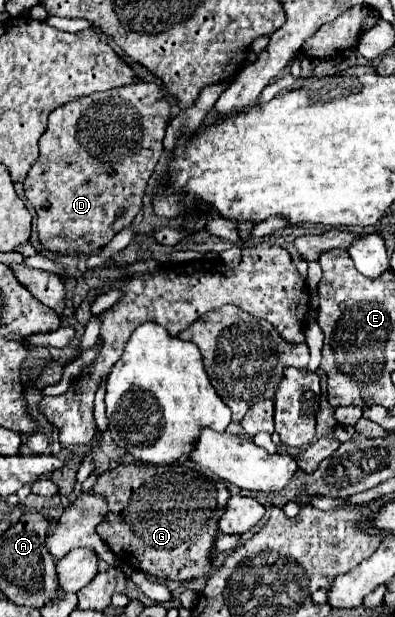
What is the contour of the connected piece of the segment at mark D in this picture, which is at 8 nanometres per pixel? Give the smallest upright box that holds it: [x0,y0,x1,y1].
[24,80,170,254]

